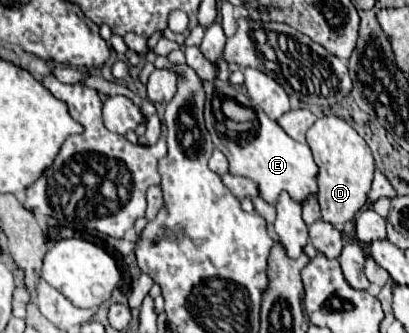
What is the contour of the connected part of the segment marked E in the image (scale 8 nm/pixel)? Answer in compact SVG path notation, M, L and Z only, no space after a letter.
M208 106L206 108L206 126L212 134L214 146L228 158L232 174L248 176L250 180L254 180L258 184L260 196L268 204L276 204L276 200L280 196L280 190L286 190L296 202L304 202L304 198L310 192L318 190L318 184L316 184L318 168L316 168L316 162L312 158L312 152L310 152L308 144L300 144L300 142L292 140L278 126L278 122L264 116L264 112L260 112L260 108L254 108L254 112L258 116L256 132L254 134L250 134L250 132L238 134L238 132L228 130L224 124L220 124L214 110Z

